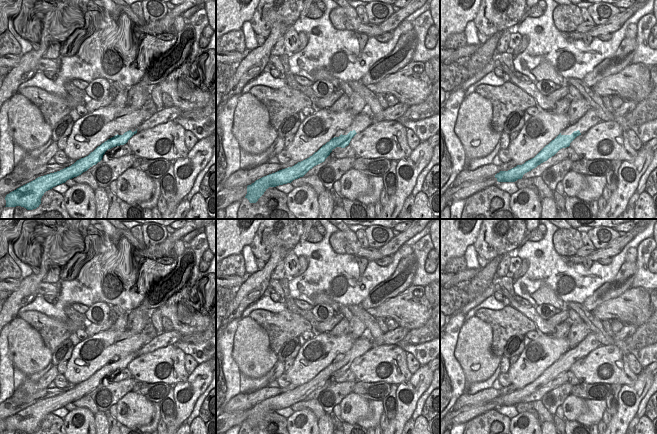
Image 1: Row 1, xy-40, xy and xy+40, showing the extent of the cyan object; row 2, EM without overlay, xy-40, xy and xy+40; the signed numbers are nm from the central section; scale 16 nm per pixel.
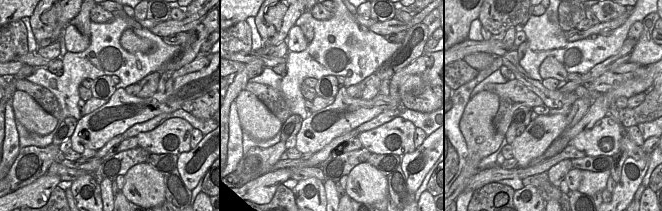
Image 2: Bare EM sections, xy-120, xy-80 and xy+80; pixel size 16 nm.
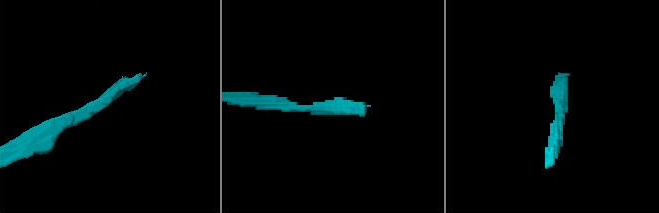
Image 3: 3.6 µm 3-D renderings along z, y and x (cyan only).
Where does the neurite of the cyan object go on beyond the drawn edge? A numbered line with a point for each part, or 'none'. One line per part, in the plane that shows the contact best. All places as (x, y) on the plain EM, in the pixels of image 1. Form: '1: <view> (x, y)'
1: xy (362, 345).

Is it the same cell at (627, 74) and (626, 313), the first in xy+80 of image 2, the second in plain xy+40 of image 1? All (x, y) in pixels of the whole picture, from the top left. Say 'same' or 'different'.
same

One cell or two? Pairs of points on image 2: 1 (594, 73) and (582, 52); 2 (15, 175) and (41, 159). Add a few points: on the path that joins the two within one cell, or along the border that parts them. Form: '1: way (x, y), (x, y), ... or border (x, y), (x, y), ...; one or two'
1: border (611, 55), (581, 75); two
2: way (21, 174), (35, 161); one

